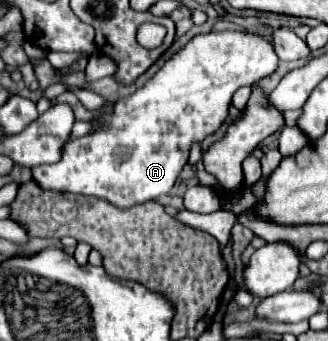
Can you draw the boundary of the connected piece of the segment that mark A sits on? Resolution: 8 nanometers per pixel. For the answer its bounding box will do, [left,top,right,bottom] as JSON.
[32,32,278,210]

